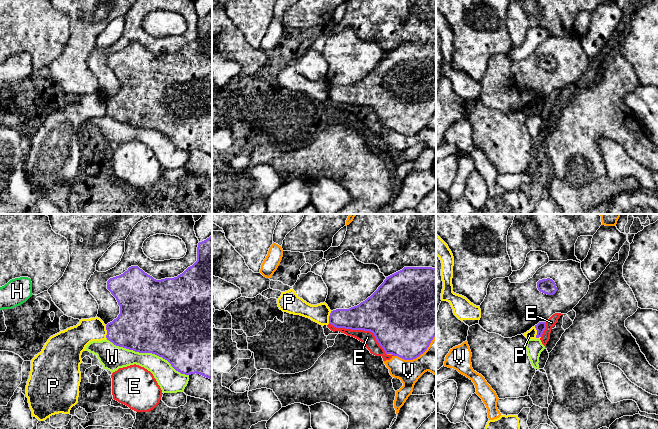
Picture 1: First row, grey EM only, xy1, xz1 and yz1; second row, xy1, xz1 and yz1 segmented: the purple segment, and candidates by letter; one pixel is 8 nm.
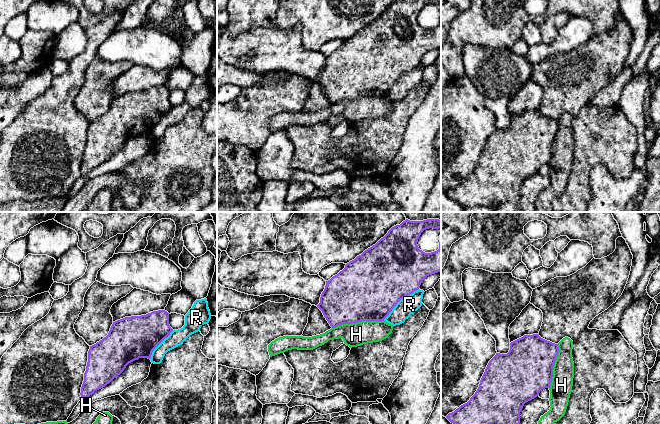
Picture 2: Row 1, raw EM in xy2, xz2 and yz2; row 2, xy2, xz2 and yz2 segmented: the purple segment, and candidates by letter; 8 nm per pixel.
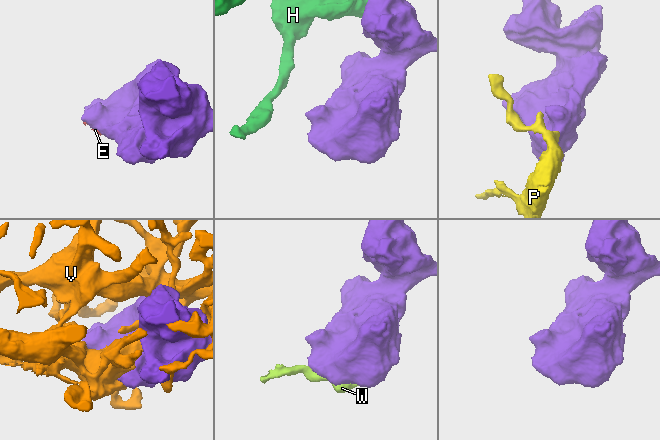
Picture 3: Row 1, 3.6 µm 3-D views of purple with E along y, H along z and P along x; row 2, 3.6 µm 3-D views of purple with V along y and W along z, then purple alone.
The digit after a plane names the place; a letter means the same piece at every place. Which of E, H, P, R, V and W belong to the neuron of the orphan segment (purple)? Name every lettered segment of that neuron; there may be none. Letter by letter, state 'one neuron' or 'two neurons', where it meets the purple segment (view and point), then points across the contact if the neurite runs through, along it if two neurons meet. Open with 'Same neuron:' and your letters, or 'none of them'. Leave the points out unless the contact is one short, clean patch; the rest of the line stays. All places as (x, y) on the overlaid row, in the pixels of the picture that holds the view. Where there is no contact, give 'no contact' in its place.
Same neuron: H
E: two neurons; meets purple in xz1 at (361, 329)
H: one neuron; meets purple in xz2 at (357, 321)
P: two neurons; meets purple in yz1 at (537, 332); border along yz1 (534, 326), (538, 338)
R: two neurons; meets purple in xz2 at (399, 300)
V: two neurons; meets purple in xz1 at (416, 357)
W: two neurons; meets purple in xy1 at (147, 352)

